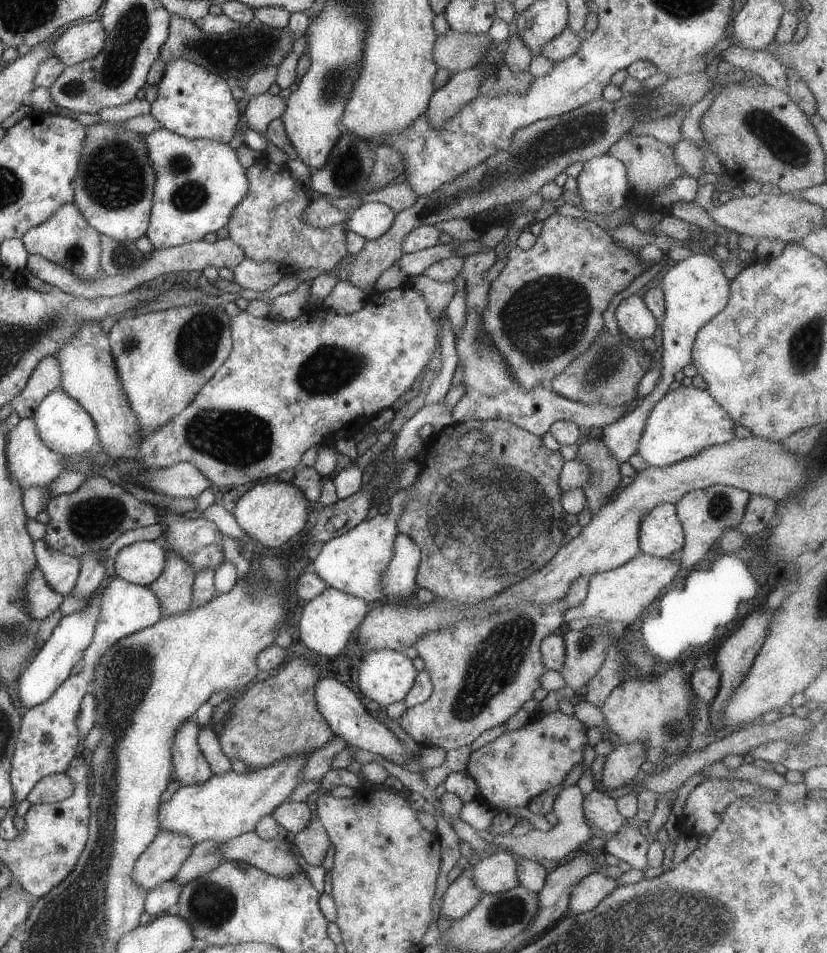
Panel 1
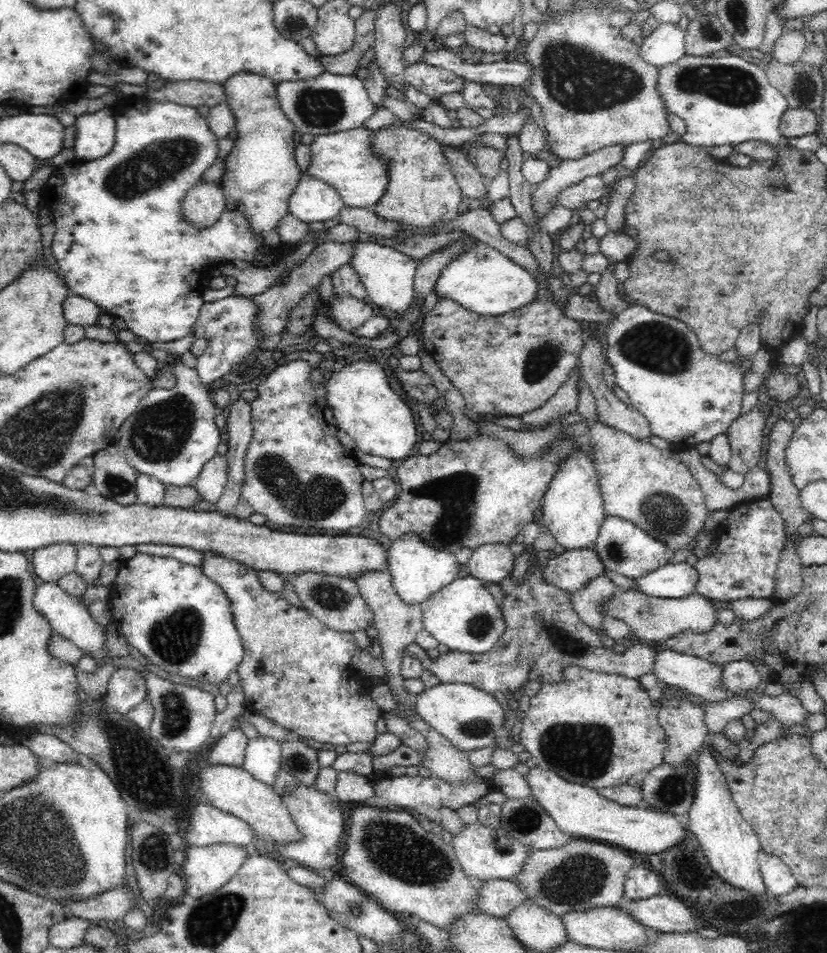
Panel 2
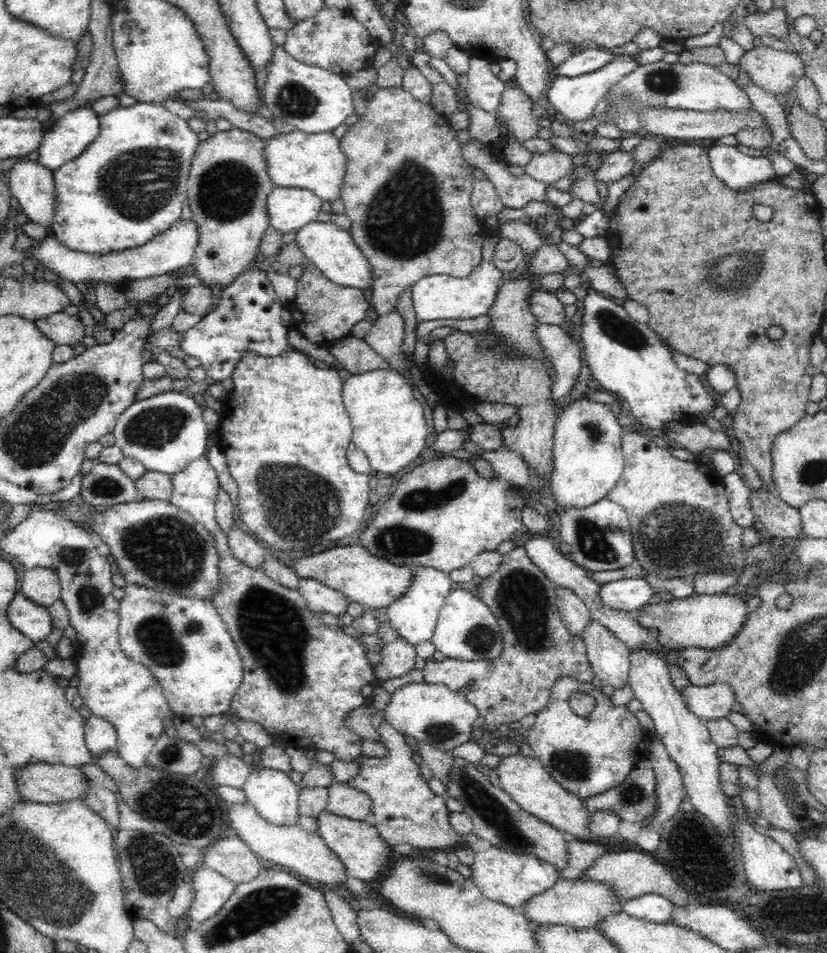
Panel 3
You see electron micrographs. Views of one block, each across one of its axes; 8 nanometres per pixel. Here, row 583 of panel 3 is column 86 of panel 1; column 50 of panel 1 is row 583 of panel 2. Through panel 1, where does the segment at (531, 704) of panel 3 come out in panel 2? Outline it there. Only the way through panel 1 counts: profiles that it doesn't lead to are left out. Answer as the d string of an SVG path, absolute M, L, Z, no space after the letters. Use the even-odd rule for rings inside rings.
M536 566L534 572L530 572L529 568L526 575L517 581L512 575L507 576L499 582L499 585L504 594L504 599L499 603L499 607L505 620L505 632L501 635L500 641L494 644L494 647L490 648L488 652L470 654L450 650L438 657L431 658L427 655L426 650L420 648L414 642L404 648L404 656L418 657L423 667L435 674L442 684L469 684L483 690L486 694L514 692L514 690L524 688L528 682L538 680L540 677L542 684L557 682L563 670L574 665L580 665L596 672L620 673L622 676L632 677L633 679L638 679L640 676L648 674L648 672L653 672L654 659L657 653L654 648L646 645L633 645L622 654L604 649L601 636L584 624L574 612L571 595L561 588L548 584L547 580L544 580L543 569L540 566Z

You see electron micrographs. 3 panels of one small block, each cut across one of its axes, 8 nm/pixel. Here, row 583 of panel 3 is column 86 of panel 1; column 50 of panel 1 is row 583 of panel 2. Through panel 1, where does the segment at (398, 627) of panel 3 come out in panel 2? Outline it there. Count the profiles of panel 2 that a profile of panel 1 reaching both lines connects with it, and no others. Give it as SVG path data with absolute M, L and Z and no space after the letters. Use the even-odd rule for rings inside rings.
M409 533L397 539L387 549L387 565L392 577L392 586L396 594L407 604L422 604L430 596L440 592L458 577L460 566L454 553L434 548L431 544L420 541L418 535Z

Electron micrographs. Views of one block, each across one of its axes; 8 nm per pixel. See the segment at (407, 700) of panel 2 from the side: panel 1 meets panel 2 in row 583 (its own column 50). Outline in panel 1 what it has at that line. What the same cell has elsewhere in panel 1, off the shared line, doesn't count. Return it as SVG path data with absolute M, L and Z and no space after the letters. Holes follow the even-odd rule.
M46 356L31 374L27 387L14 400L11 400L13 410L23 418L32 417L40 402L53 390L62 386L62 370L56 357Z

